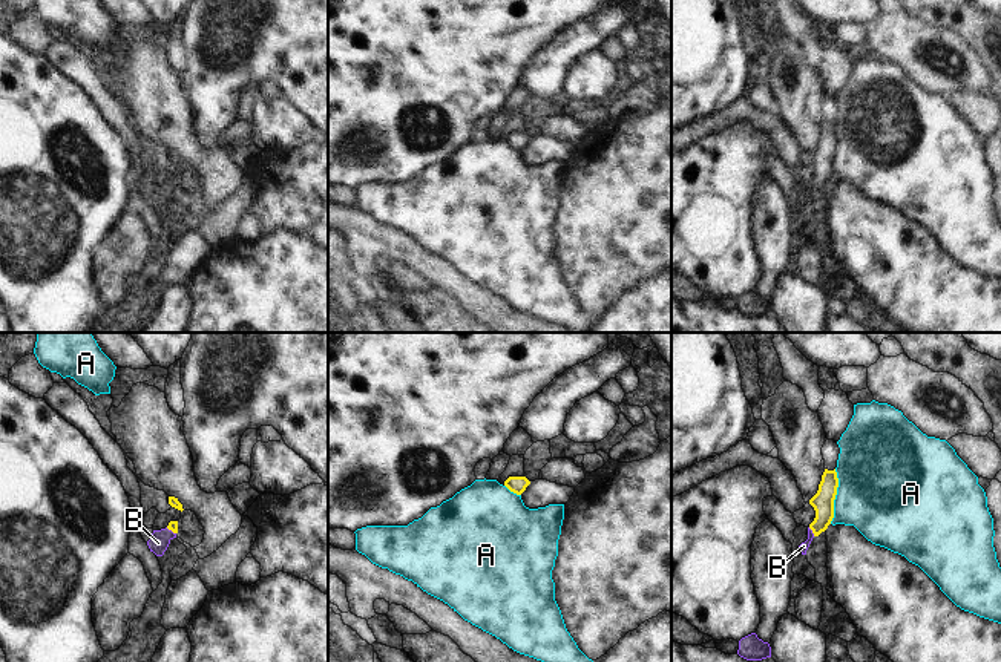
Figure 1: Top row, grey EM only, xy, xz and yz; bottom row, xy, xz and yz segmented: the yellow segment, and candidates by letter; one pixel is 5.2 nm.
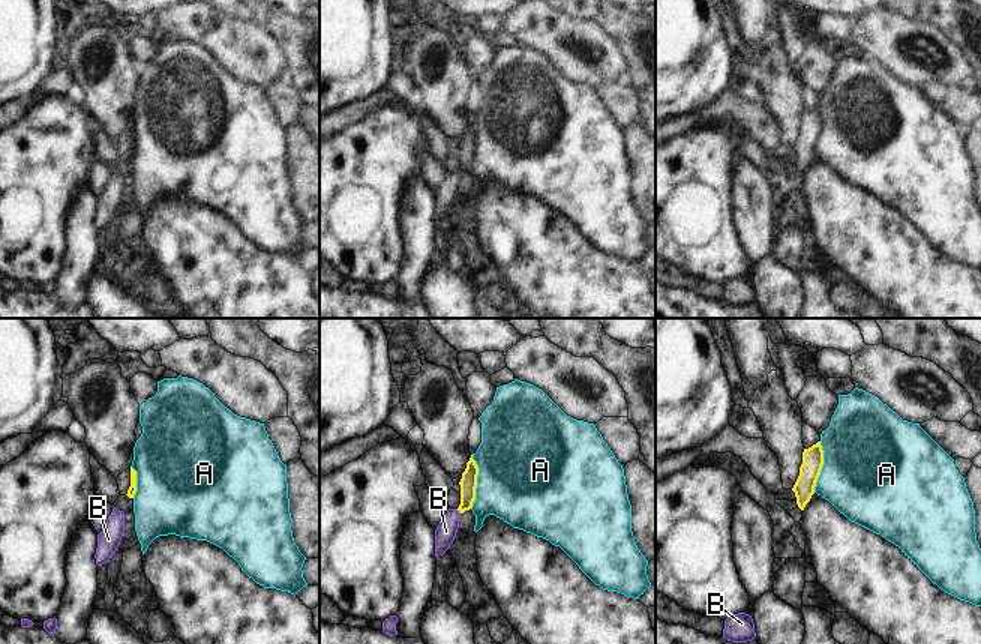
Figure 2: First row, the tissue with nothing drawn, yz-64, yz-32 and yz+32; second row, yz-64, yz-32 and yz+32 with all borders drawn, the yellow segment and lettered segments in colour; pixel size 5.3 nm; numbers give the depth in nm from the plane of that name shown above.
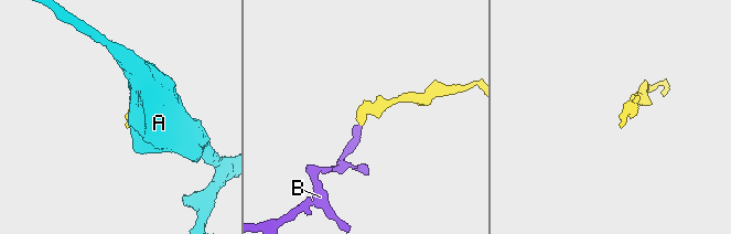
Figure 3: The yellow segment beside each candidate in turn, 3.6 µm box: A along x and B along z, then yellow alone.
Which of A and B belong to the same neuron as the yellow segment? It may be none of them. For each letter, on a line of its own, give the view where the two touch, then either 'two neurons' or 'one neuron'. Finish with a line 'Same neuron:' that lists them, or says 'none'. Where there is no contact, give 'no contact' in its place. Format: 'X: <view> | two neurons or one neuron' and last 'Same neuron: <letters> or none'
A: yz | two neurons
B: yz | one neuron
Same neuron: B

